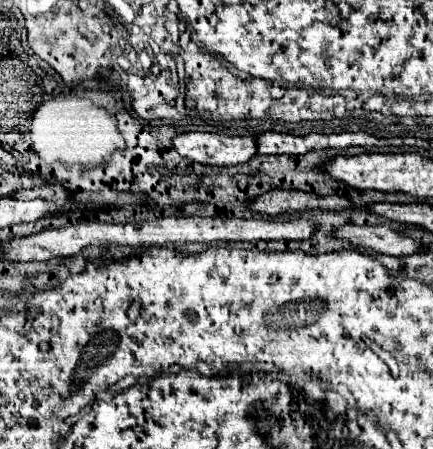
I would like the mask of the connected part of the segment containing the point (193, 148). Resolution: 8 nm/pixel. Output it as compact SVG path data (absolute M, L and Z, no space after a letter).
M184 132L174 136L172 144L180 156L212 166L244 164L256 154L252 136Z

